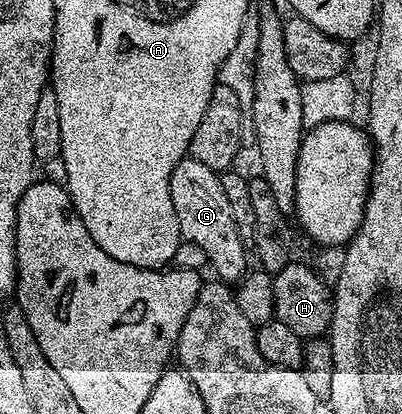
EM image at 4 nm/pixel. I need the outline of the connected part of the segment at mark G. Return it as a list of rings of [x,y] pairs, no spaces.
[[[186,156],[170,176],[170,200],[174,200],[174,216],[180,221],[181,239],[198,244],[198,248],[206,252],[208,266],[216,269],[215,277],[219,281],[239,283],[250,269],[250,250],[238,232],[238,224],[234,224],[226,192],[222,192],[220,174]]]

